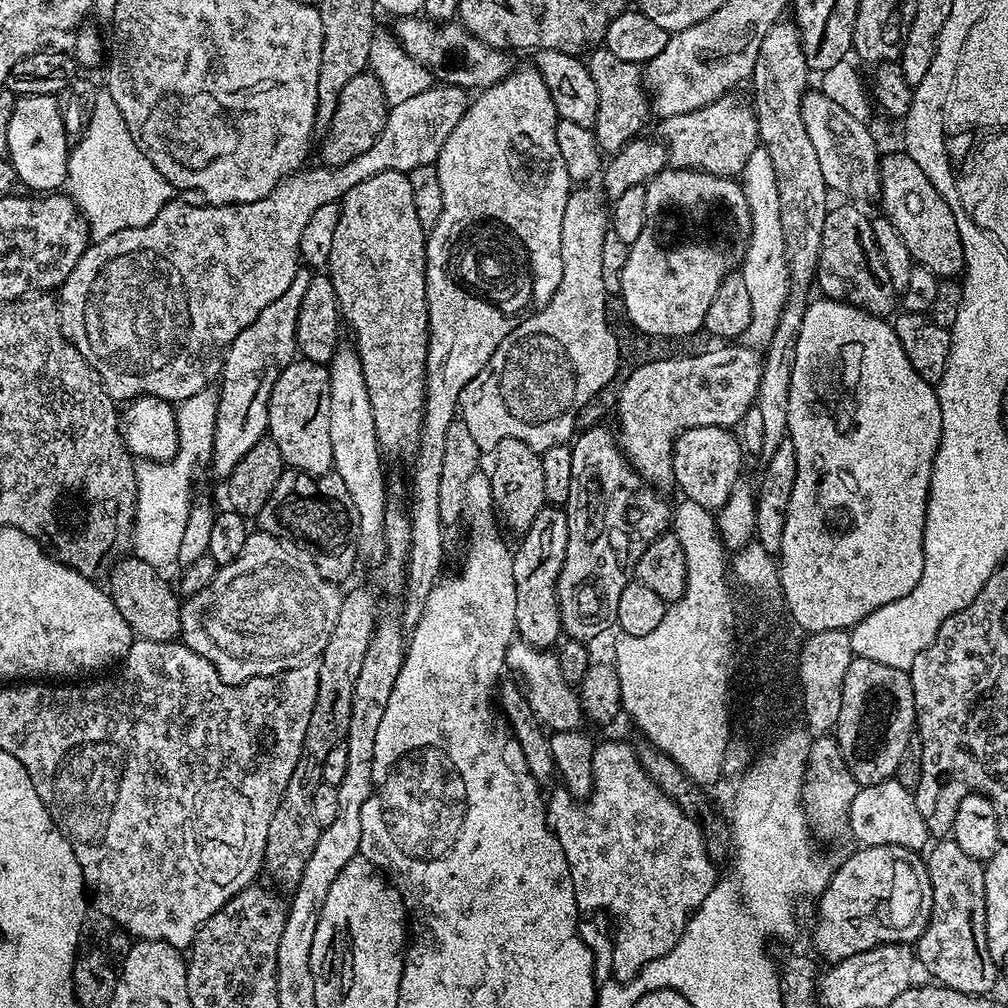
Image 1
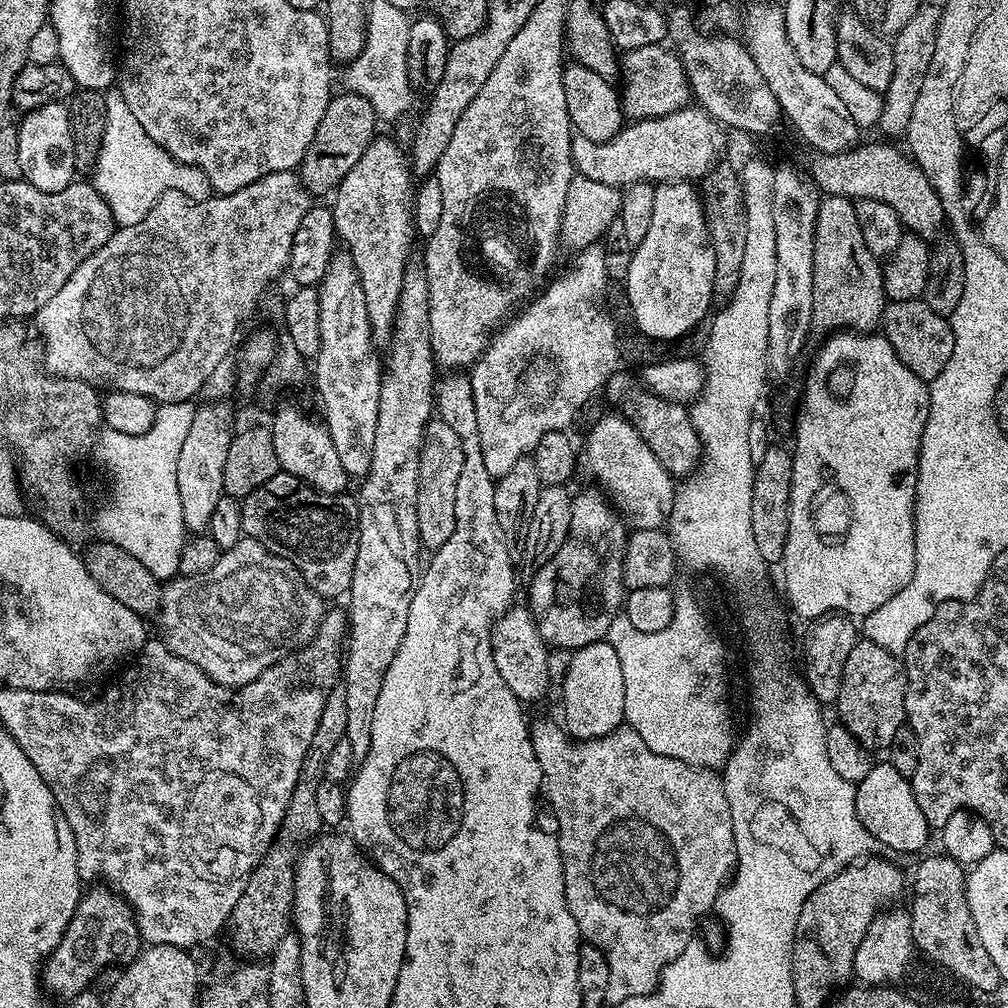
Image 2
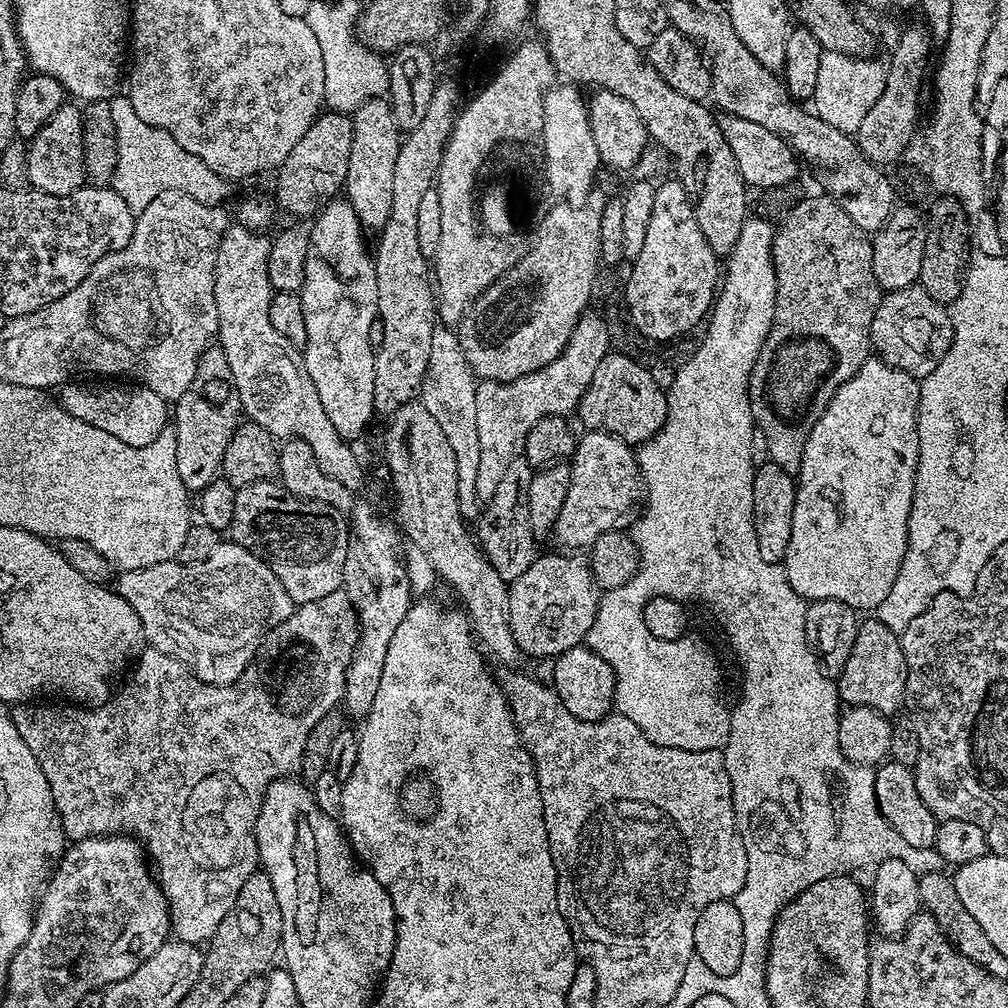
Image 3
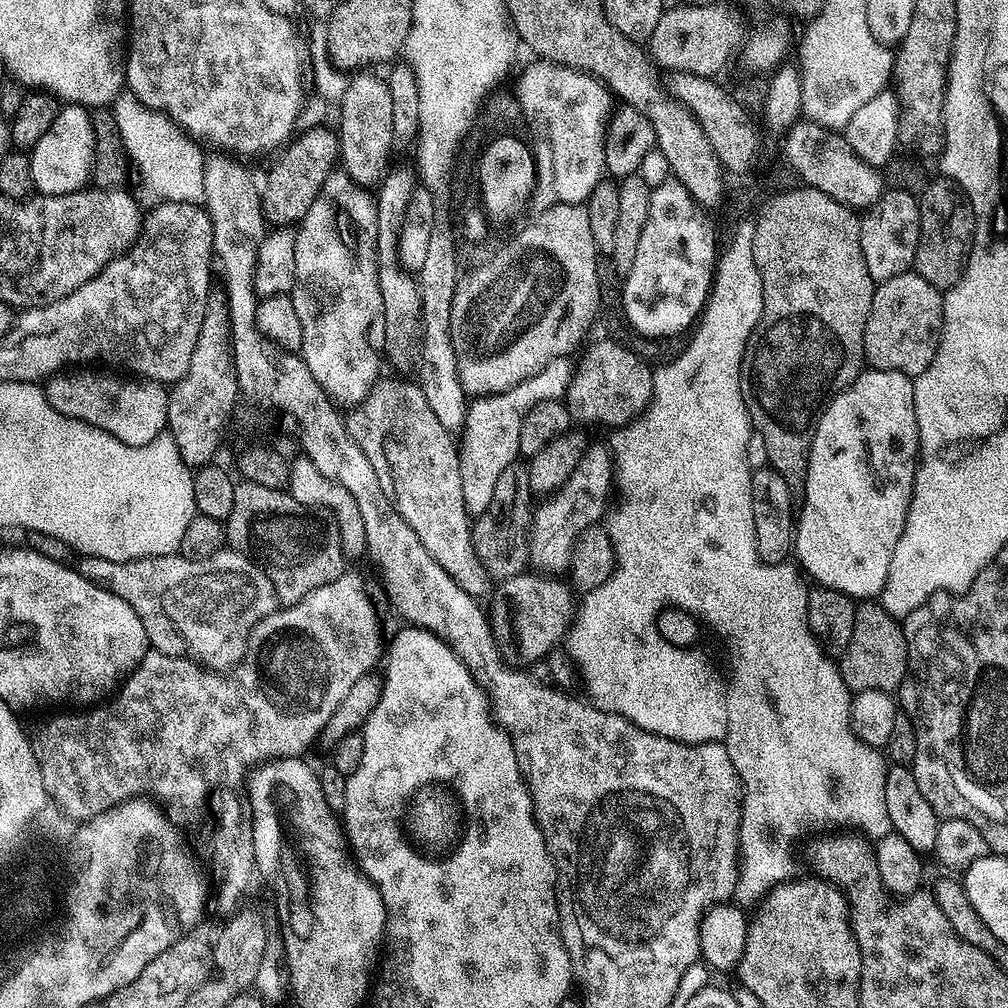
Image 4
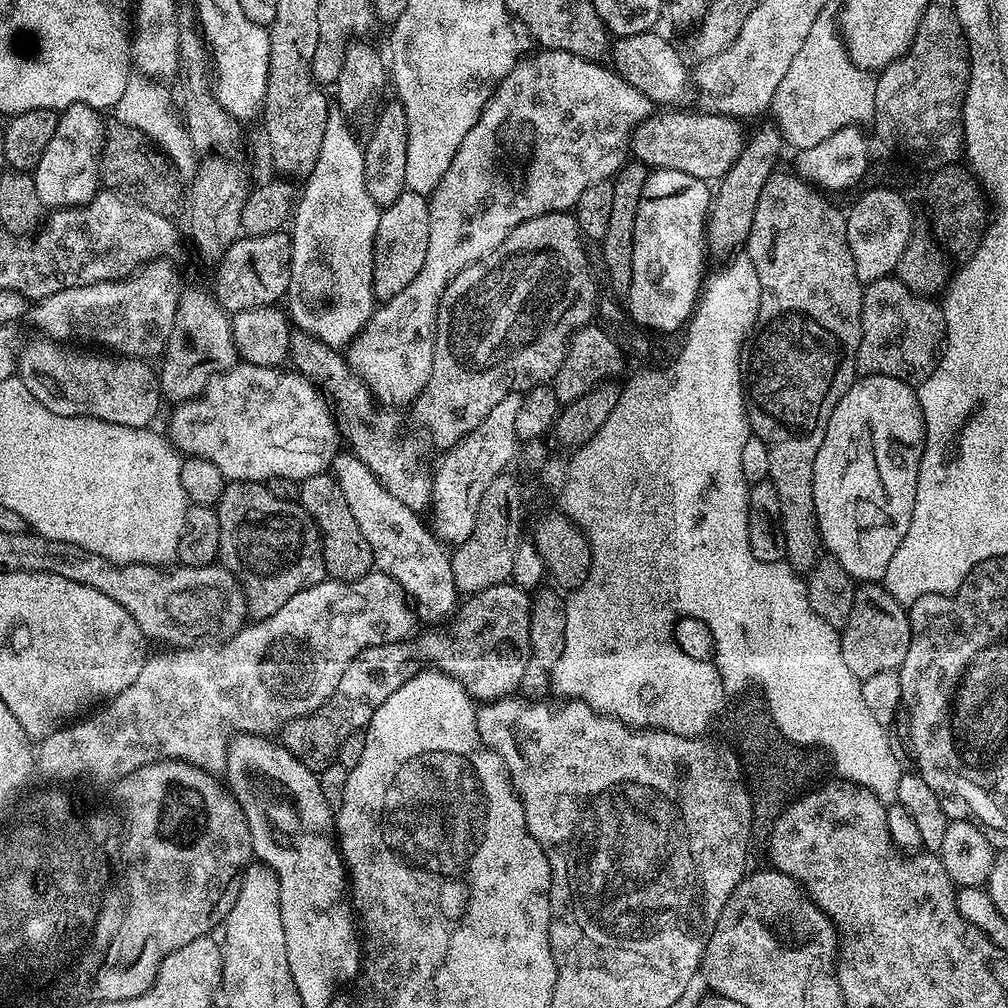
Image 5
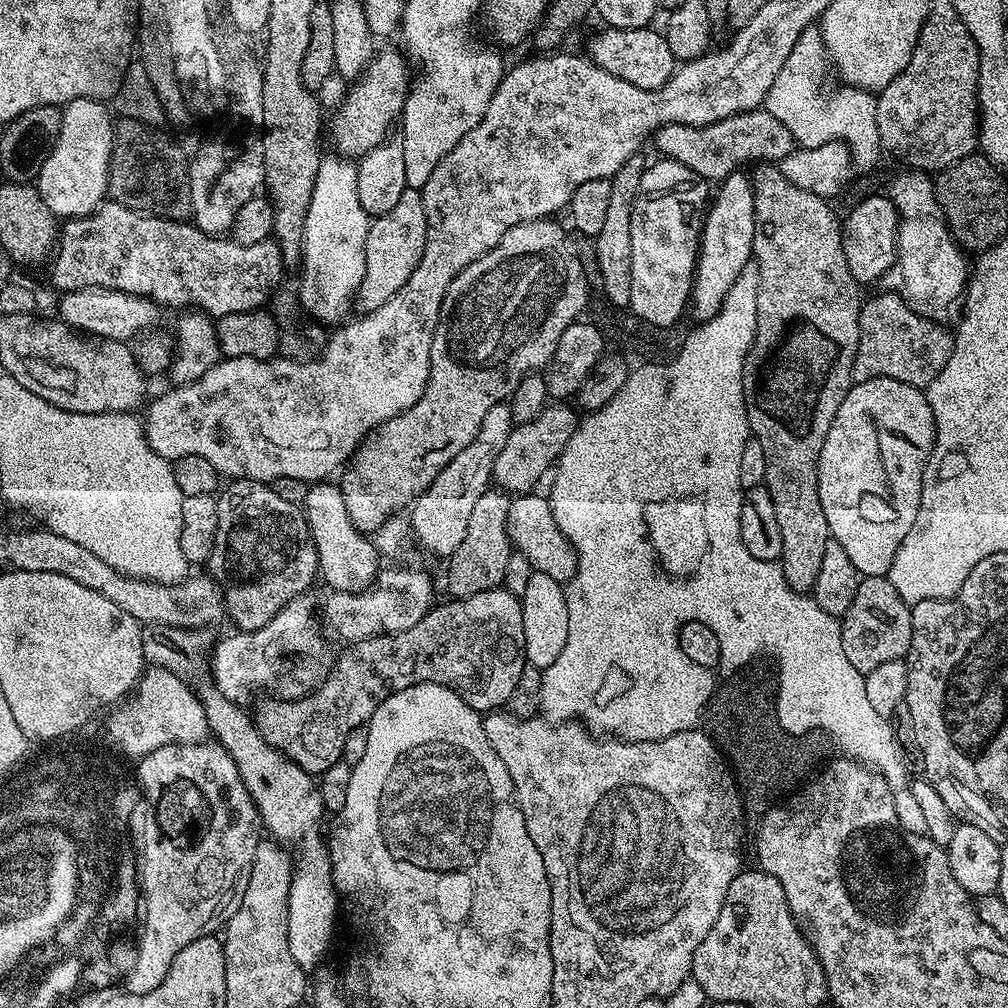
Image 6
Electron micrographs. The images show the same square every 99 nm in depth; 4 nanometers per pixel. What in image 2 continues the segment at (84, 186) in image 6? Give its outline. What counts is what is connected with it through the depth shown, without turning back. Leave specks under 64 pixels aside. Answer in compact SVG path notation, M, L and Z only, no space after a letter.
M67 103L38 106L32 112L23 113L18 134L18 158L22 161L22 177L43 192L66 190L78 176L74 158L74 134L70 130L70 114Z

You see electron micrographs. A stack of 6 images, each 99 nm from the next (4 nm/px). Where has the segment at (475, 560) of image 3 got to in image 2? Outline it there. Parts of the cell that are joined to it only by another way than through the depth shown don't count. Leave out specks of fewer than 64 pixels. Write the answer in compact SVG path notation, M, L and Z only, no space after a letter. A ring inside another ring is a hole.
M433 418L424 425L424 442L420 445L420 477L418 478L418 534L421 545L425 549L435 550L441 548L454 534L454 493L457 488L458 474L462 471L463 452L462 442L458 442L458 434L446 426L439 418ZM509 607L507 612L496 618L496 623L492 625L492 653L494 654L494 666L498 666L498 674L502 674L502 682L514 690L514 694L522 702L528 700L540 700L548 692L548 652L549 645L545 644L544 639L532 620L532 614L527 607Z

